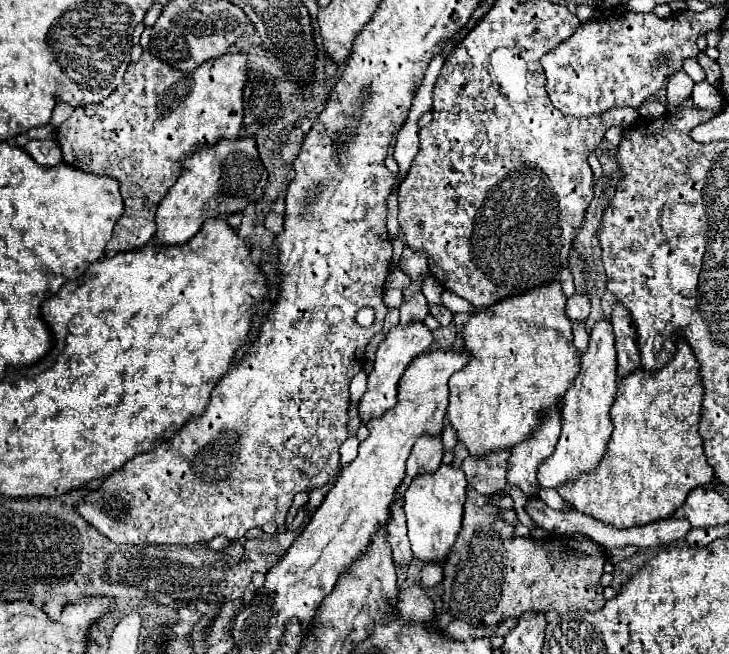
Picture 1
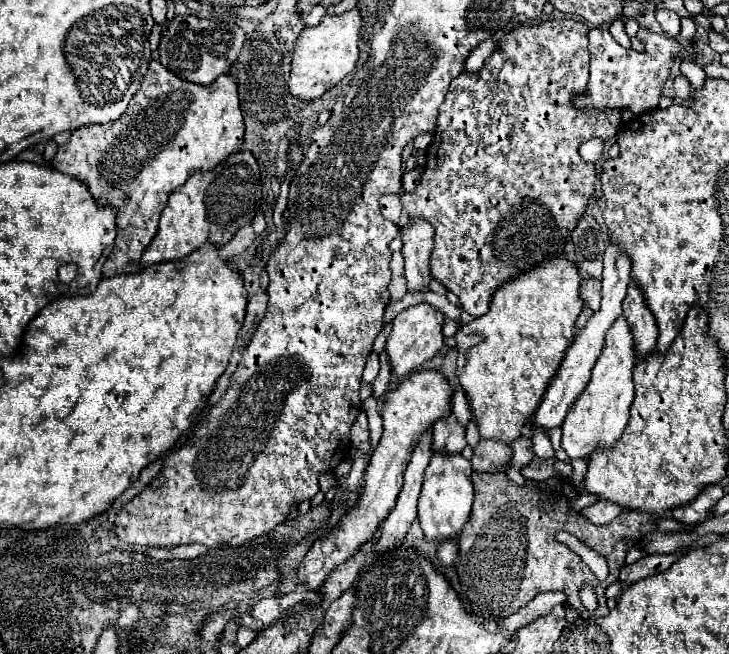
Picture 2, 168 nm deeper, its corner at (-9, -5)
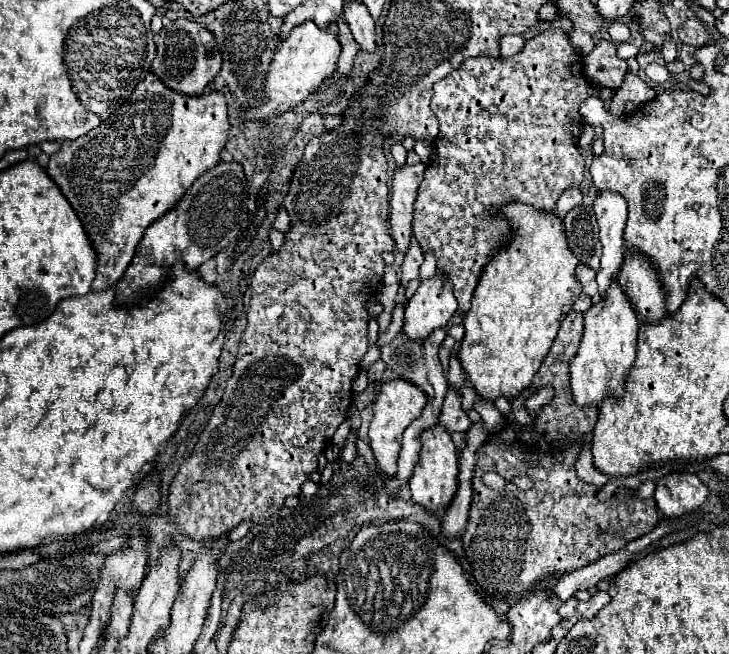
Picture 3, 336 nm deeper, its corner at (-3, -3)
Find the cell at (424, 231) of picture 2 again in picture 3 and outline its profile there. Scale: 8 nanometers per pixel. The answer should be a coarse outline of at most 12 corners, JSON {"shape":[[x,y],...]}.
{"shape":[[425,166],[393,174],[389,228],[401,256],[413,236],[413,204]]}

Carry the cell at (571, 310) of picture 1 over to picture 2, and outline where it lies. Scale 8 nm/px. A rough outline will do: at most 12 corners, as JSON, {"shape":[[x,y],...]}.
{"shape":[[583,278],[581,298],[591,310],[601,304],[601,280]]}

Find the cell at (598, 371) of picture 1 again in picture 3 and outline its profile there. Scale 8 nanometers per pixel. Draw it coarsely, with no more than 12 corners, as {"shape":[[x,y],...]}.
{"shape":[[615,282],[585,314],[577,406],[619,402],[639,320]]}

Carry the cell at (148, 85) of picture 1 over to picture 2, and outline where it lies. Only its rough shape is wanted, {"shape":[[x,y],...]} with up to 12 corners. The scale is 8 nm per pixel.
{"shape":[[157,60],[51,166],[117,210],[103,276],[137,274],[169,194],[243,144],[235,78]]}

